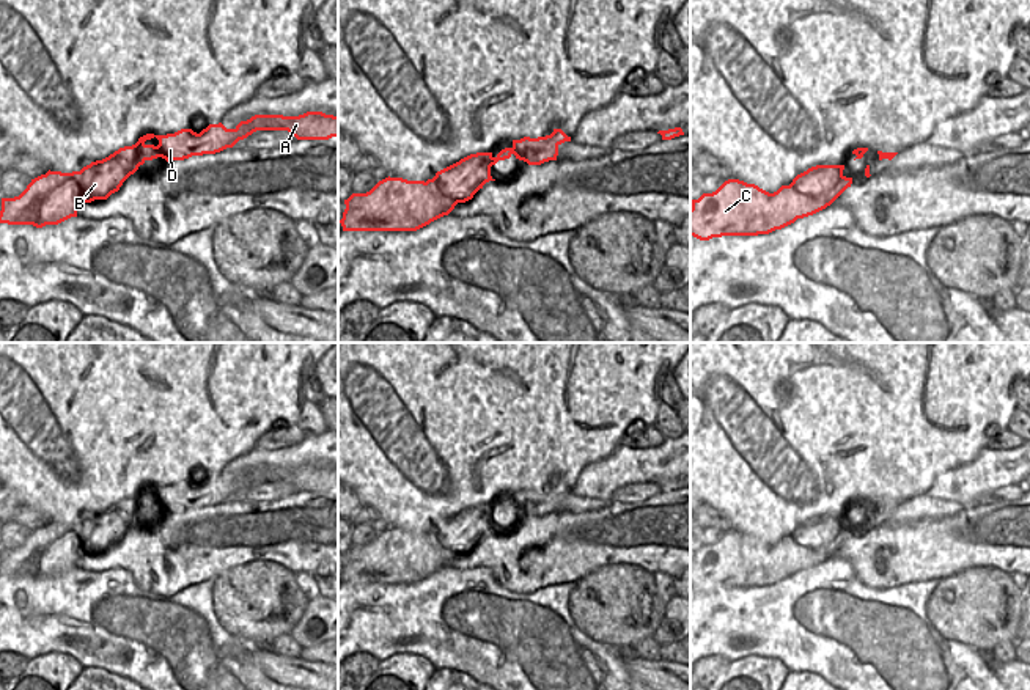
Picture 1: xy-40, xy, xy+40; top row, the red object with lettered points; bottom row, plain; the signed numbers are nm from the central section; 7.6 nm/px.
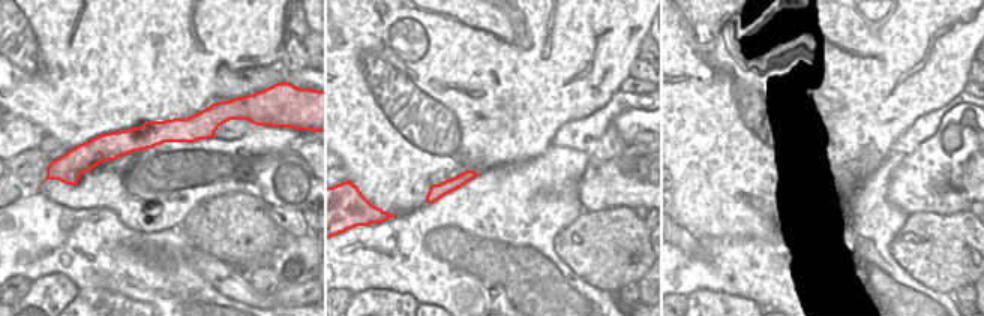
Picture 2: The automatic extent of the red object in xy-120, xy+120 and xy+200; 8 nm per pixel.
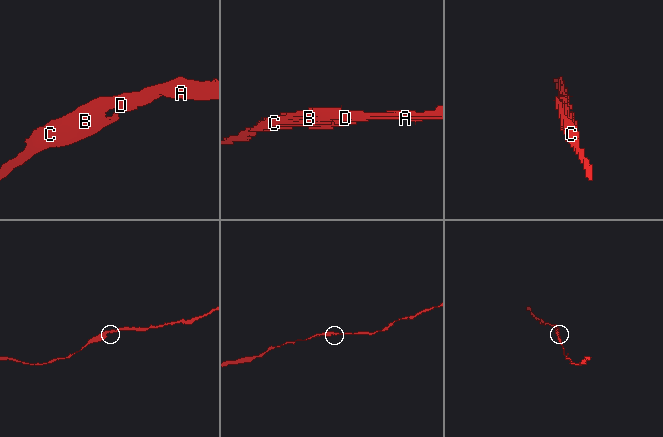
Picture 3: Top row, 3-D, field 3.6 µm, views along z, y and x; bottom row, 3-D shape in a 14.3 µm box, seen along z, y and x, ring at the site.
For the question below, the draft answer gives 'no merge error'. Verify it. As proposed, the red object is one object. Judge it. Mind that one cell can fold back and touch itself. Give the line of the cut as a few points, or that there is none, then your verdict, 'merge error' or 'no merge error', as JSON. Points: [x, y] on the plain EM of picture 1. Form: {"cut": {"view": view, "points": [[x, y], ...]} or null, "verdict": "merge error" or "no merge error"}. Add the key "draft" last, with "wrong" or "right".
{"cut": null, "verdict": "no merge error", "draft": "right"}

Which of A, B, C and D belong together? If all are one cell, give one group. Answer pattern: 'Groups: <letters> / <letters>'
Groups: A B C D

